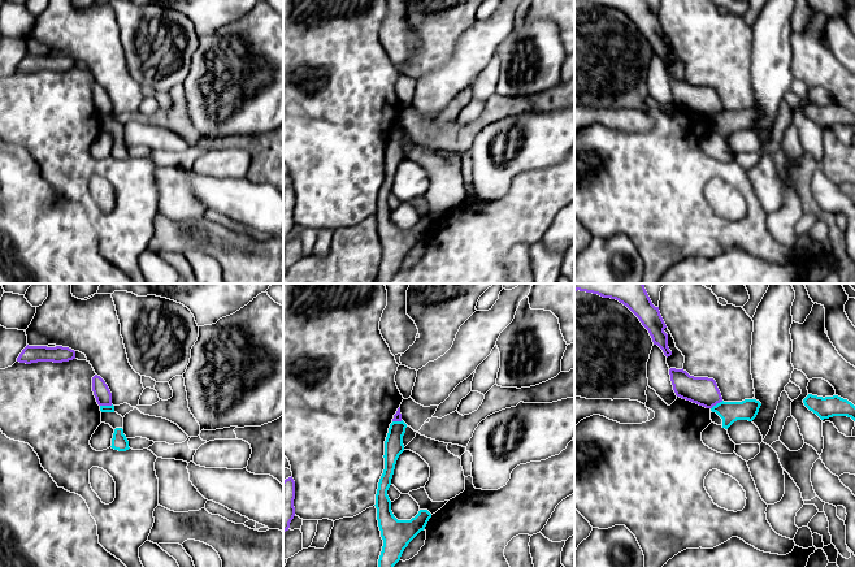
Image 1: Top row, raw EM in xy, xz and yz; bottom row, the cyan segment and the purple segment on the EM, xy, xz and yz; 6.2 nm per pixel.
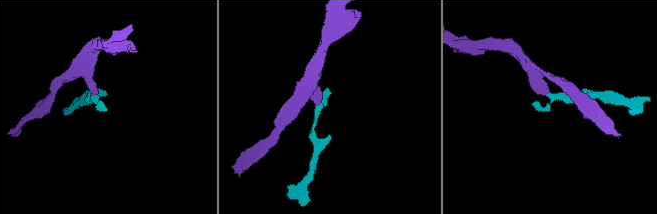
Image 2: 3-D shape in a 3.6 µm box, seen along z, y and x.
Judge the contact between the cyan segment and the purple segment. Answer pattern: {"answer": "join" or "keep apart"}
{"answer": "keep apart"}

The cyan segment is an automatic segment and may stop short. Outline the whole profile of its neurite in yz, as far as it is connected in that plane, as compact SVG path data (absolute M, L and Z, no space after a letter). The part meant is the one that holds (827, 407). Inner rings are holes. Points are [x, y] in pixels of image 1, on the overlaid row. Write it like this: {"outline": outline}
{"outline": "M808 394L803 399L804 406L816 414L821 420L833 416L847 416L855 421L855 406L838 395L817 397Z"}

